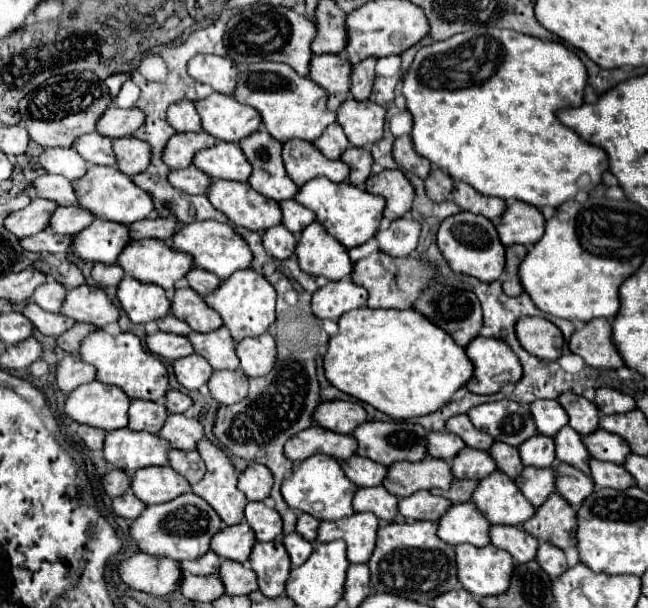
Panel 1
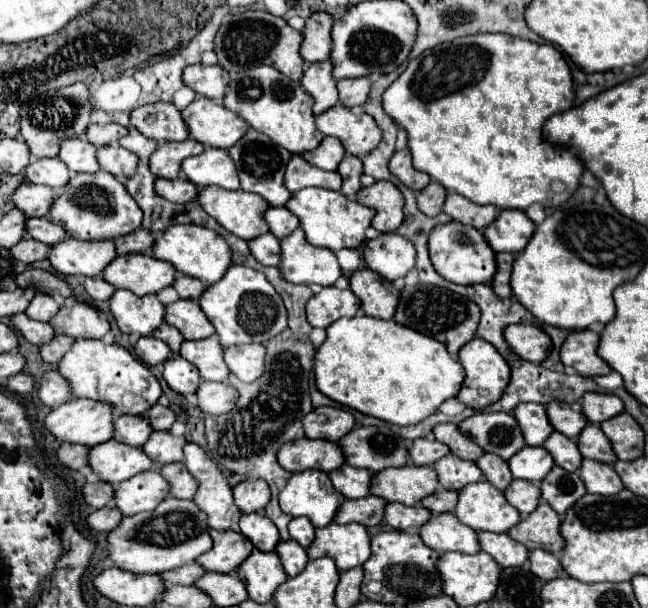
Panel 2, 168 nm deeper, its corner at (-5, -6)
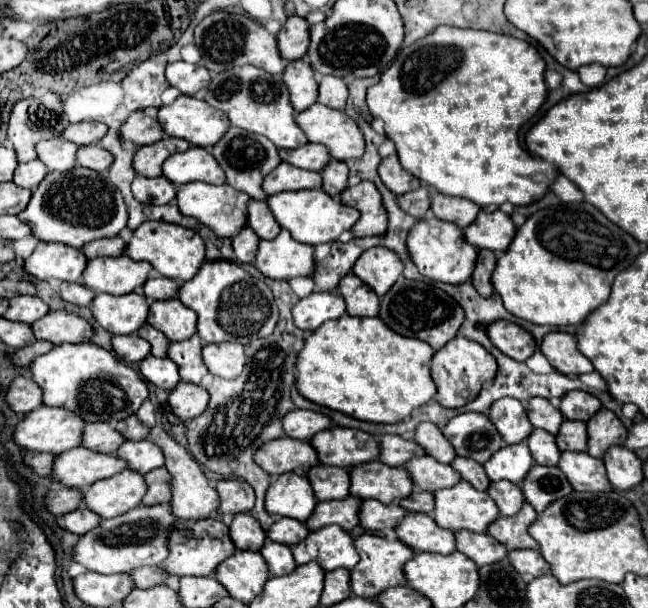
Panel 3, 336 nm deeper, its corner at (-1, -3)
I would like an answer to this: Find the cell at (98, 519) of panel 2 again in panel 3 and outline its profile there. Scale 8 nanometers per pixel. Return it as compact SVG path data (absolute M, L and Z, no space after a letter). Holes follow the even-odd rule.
M78 507L78 509L58 517L56 523L64 531L70 531L74 535L84 535L84 533L88 533L90 529L94 529L100 523L100 517L96 513L90 513L84 507Z

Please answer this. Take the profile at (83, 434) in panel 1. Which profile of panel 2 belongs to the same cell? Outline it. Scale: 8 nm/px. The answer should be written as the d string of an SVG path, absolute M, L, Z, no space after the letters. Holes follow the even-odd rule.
M62 444L58 448L58 458L62 460L62 464L66 464L68 468L80 470L86 466L86 454L90 452L90 448L80 446L80 444Z

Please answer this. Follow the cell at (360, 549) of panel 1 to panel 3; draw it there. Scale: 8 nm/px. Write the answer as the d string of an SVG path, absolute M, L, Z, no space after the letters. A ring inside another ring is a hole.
M328 525L318 531L310 531L304 541L292 547L296 565L318 561L324 571L352 569L358 563L354 539L338 525Z

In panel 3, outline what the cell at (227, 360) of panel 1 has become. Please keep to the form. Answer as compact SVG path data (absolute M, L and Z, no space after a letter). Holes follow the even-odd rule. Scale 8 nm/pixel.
M194 335L182 343L168 345L168 357L178 365L182 381L198 385L202 381L202 377L208 375L208 369L200 357L202 347L204 347L204 343L200 341L198 335Z

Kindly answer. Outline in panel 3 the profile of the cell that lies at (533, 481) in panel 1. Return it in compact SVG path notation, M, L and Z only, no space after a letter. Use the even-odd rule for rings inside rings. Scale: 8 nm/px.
M498 481L498 483L490 483L490 489L486 489L486 493L494 499L494 503L500 509L500 515L514 515L518 513L518 509L524 505L524 497L520 493L520 487L510 483L510 481Z

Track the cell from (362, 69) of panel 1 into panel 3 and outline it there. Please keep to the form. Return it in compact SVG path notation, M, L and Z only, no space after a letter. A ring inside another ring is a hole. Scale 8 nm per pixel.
M320 77L318 79L318 103L342 111L348 99L348 87L338 77Z

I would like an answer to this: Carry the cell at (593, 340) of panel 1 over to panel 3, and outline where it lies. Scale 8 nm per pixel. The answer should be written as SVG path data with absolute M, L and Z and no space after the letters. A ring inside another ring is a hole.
M546 333L540 343L540 351L550 361L550 365L564 375L580 375L594 371L592 363L576 349L576 339L570 333Z

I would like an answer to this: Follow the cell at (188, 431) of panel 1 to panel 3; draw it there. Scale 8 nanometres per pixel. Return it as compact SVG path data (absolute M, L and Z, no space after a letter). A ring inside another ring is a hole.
M144 439L144 441L124 441L114 455L124 457L126 469L132 469L132 471L144 473L144 475L148 471L164 465L162 449L158 449L158 445L154 445L148 439Z

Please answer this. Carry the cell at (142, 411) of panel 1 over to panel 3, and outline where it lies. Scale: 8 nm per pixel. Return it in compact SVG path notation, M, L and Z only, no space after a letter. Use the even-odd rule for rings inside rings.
M88 423L82 431L80 447L94 449L98 453L114 453L124 443L122 435L108 423Z

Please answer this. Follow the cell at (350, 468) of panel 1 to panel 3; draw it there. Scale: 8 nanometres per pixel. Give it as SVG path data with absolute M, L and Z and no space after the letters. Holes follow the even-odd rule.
M316 465L306 473L316 501L328 499L344 499L350 489L350 475L342 467L326 467Z

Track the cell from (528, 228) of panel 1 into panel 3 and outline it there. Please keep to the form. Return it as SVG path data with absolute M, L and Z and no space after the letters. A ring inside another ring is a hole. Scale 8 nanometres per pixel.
M500 209L492 213L480 211L476 221L464 229L464 237L476 249L490 249L494 253L504 253L516 233L516 225L510 215Z

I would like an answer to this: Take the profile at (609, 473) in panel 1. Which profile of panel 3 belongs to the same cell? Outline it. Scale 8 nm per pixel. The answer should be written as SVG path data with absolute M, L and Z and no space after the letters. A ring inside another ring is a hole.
M564 451L558 461L558 469L566 473L566 479L570 481L574 491L612 491L612 485L606 477L606 469L602 459L590 457L588 453L572 453Z

